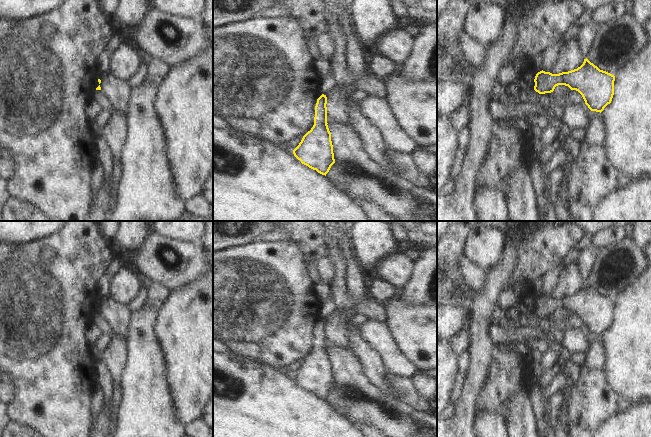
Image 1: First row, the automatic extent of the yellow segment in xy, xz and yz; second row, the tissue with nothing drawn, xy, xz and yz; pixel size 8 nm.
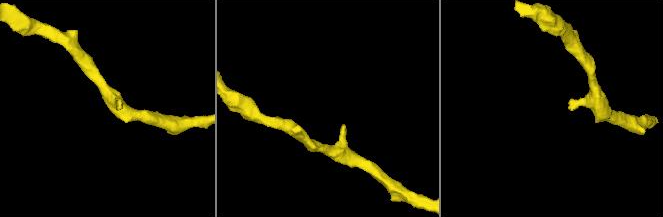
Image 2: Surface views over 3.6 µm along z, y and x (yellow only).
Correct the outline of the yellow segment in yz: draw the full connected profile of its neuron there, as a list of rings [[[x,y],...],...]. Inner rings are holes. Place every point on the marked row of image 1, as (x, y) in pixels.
[[[587,58],[577,69],[552,74],[540,71],[536,74],[534,90],[539,94],[551,93],[558,85],[578,91],[591,111],[602,112],[614,95],[615,76],[600,70]]]

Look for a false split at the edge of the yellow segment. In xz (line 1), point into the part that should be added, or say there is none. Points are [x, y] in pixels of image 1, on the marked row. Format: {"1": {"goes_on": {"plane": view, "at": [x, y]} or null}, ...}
{"1": {"goes_on": null}}

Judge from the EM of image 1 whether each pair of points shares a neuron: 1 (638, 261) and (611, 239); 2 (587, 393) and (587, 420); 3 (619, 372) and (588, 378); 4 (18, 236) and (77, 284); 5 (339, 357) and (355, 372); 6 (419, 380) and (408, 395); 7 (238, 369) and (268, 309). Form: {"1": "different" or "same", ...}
{"1": "different", "2": "same", "3": "different", "4": "different", "5": "same", "6": "different", "7": "different"}

